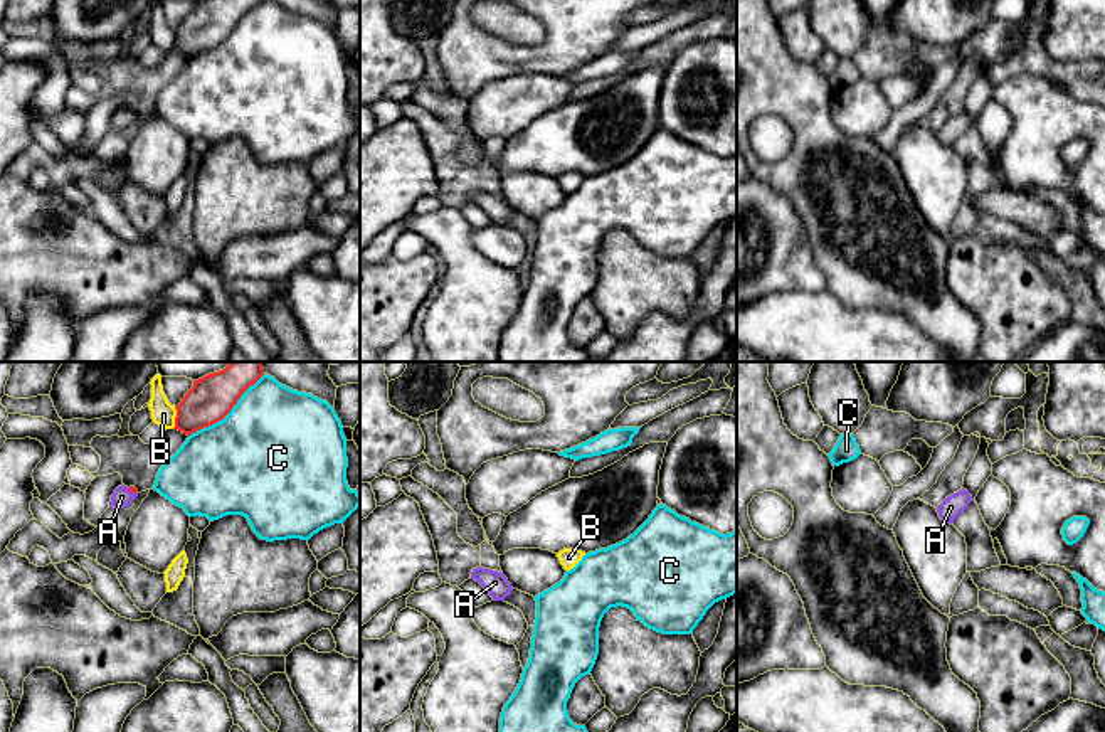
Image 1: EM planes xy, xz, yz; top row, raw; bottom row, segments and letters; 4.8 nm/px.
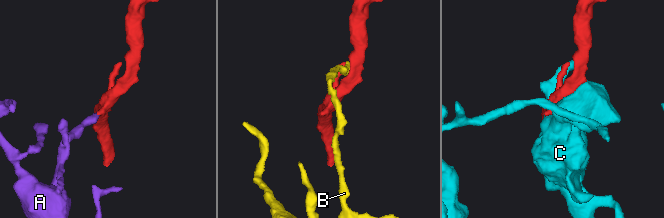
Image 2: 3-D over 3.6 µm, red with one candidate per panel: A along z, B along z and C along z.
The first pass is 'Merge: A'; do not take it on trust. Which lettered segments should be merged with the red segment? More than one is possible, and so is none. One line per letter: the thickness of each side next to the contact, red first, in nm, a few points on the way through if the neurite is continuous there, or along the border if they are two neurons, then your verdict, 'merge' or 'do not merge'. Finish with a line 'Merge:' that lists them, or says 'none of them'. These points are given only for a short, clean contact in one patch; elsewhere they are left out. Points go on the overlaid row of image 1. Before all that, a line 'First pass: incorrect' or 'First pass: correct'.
First pass: correct
A: 30/90 nm | across xy (132, 488), (132, 492), (121, 497) | merge
B: 220/120 nm | do not merge
C: 220/500 nm | do not merge
Merge: A

